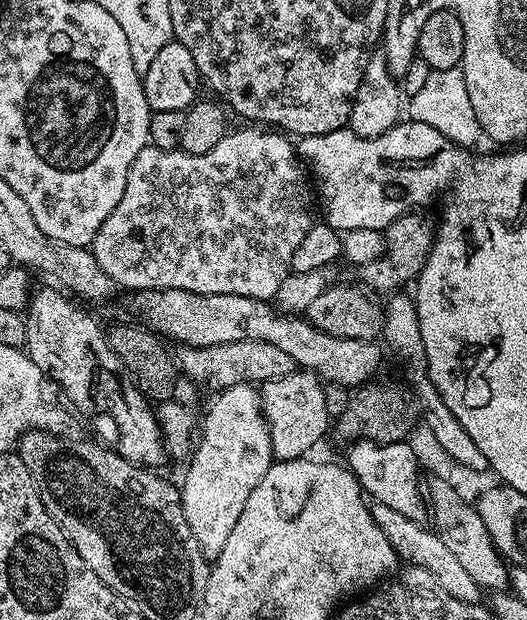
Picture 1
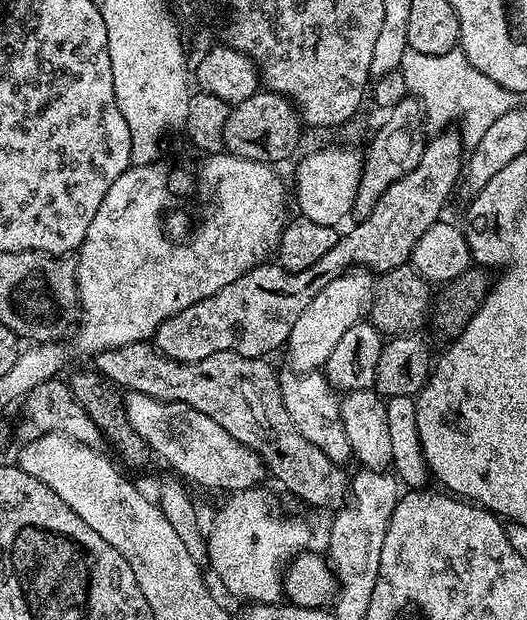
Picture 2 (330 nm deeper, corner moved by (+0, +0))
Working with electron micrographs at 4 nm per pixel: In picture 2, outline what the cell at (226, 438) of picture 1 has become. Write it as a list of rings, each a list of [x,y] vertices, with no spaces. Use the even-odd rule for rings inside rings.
[[[349,270],[341,274],[337,280],[330,282],[302,310],[302,318],[294,322],[294,330],[290,330],[290,338],[286,345],[288,365],[291,371],[297,374],[315,372],[323,369],[324,363],[330,358],[334,346],[338,346],[342,334],[350,330],[350,326],[361,323],[366,312],[366,305],[371,301],[374,276],[368,270]]]

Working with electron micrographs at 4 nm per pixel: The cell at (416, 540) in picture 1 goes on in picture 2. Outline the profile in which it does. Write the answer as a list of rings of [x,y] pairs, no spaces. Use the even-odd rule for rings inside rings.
[[[136,391],[125,393],[123,405],[130,426],[146,441],[151,451],[172,466],[178,472],[176,474],[185,481],[192,480],[206,488],[226,490],[225,493],[231,494],[255,488],[262,484],[264,476],[267,477],[264,460],[256,451],[238,442],[224,427],[219,426],[218,422],[214,422],[201,411],[194,410],[192,406],[185,403],[167,403]]]

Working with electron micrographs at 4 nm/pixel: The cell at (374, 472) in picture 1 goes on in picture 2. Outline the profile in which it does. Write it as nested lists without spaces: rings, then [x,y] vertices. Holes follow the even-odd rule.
[[[288,370],[285,373],[280,376],[280,393],[282,402],[286,402],[290,422],[294,422],[298,434],[302,434],[306,442],[318,446],[318,450],[322,450],[326,458],[341,466],[347,465],[347,460],[353,459],[352,447],[350,438],[346,436],[336,389],[329,384],[327,376],[320,370],[303,374]]]

